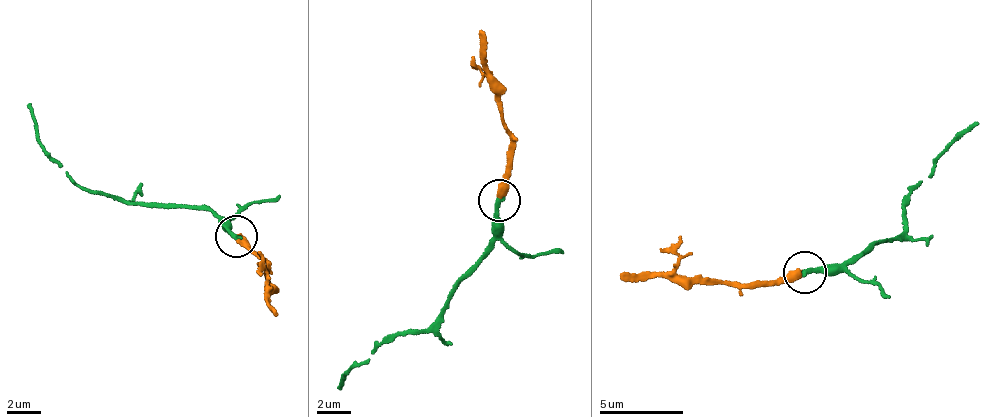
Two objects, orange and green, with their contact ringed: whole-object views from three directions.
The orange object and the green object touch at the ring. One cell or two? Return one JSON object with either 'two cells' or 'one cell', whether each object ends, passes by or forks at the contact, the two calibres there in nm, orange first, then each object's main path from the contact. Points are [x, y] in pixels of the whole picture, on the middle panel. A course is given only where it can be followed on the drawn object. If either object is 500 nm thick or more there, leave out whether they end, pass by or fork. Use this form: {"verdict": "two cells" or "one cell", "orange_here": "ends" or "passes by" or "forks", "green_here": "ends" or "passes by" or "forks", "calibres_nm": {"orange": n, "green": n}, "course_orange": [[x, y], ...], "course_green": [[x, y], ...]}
{"verdict": "one cell", "orange_here": "ends", "green_here": "ends", "calibres_nm": {"orange": 440, "green": 280}, "course_orange": [[501, 201], [512, 132], [479, 30]], "course_green": [[501, 201], [492, 246], [460, 280], [420, 331], [384, 344], [348, 370], [339, 389]]}

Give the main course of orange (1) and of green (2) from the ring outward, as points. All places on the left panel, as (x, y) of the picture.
1: (237, 236), (270, 268), (273, 313)
2: (237, 236), (215, 213), (173, 201), (117, 202), (79, 187), (39, 145), (29, 101)

